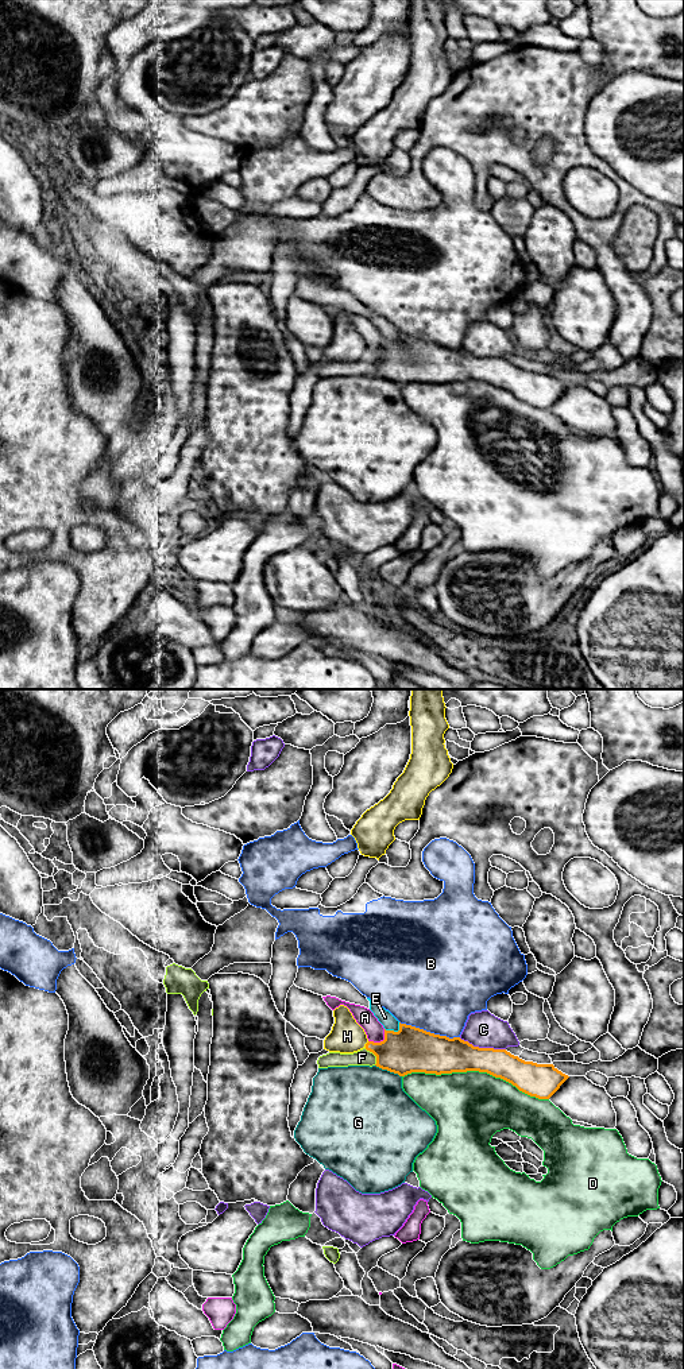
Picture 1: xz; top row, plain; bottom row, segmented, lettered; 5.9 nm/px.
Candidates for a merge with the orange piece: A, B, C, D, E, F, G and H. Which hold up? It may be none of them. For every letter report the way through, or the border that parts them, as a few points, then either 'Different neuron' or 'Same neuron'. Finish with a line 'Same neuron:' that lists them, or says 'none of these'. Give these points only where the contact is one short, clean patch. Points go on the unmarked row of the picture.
A: Different neuron
B: Different neuron
C: Different neuron
D: Different neuron
E: Different neuron
F: Boundary: xz (364, 358), (375, 366), (375, 374). Different neuron
G: Boundary: xz (375, 374), (401, 386). Different neuron
H: Different neuron
Same neuron: none of these

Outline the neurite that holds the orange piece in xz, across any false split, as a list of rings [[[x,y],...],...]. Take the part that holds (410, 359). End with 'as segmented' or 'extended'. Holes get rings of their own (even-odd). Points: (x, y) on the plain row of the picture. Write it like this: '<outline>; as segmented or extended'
[[[401,332],[398,341],[384,339],[384,349],[368,351],[366,359],[376,366],[376,376],[399,386],[479,380],[538,409],[549,409],[569,387],[553,374],[525,371],[506,359],[474,356],[460,347],[449,348]]]; as segmented

